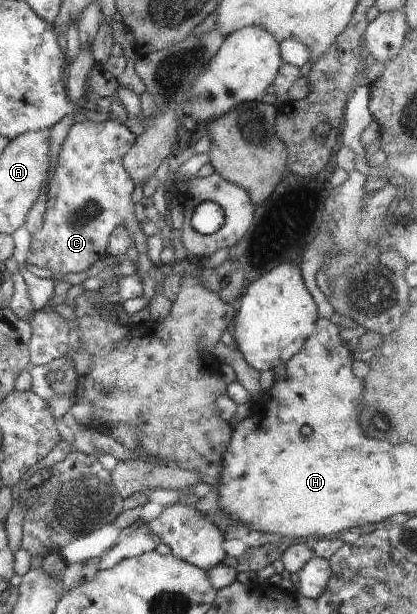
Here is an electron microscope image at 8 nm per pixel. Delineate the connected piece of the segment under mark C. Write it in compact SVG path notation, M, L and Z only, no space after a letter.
M91 120L75 122L61 146L57 165L48 183L47 203L44 213L43 227L32 235L26 263L37 265L41 269L49 269L53 275L79 274L87 271L95 261L99 261L105 253L107 239L111 239L111 231L117 226L126 227L135 235L139 253L147 253L147 236L141 231L133 213L133 179L124 167L124 155L135 145L135 135L127 129L126 124L116 120L93 122Z

